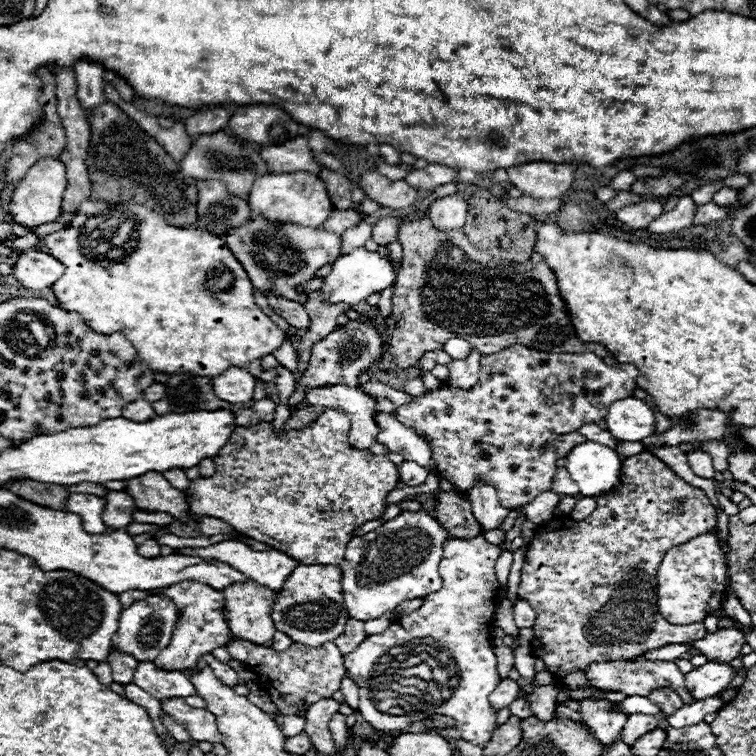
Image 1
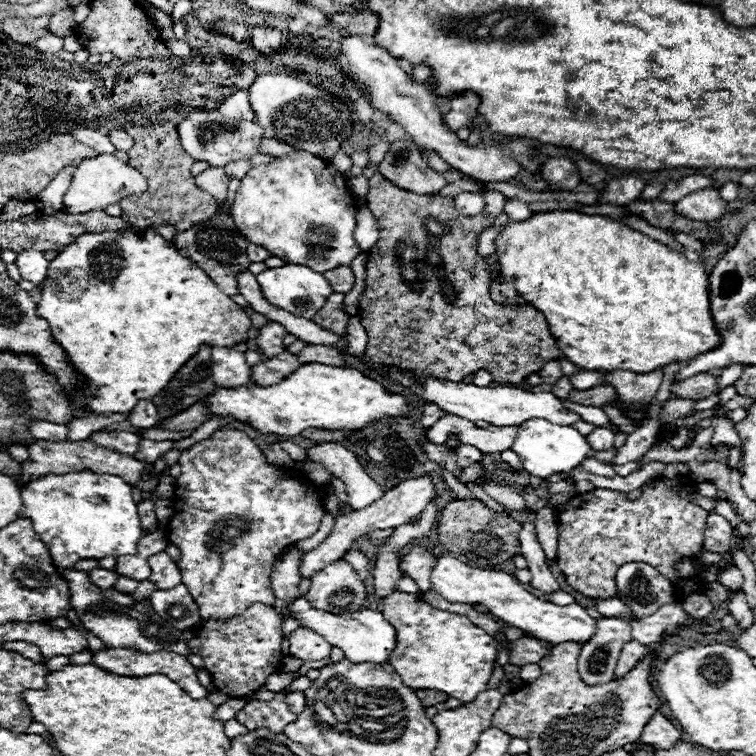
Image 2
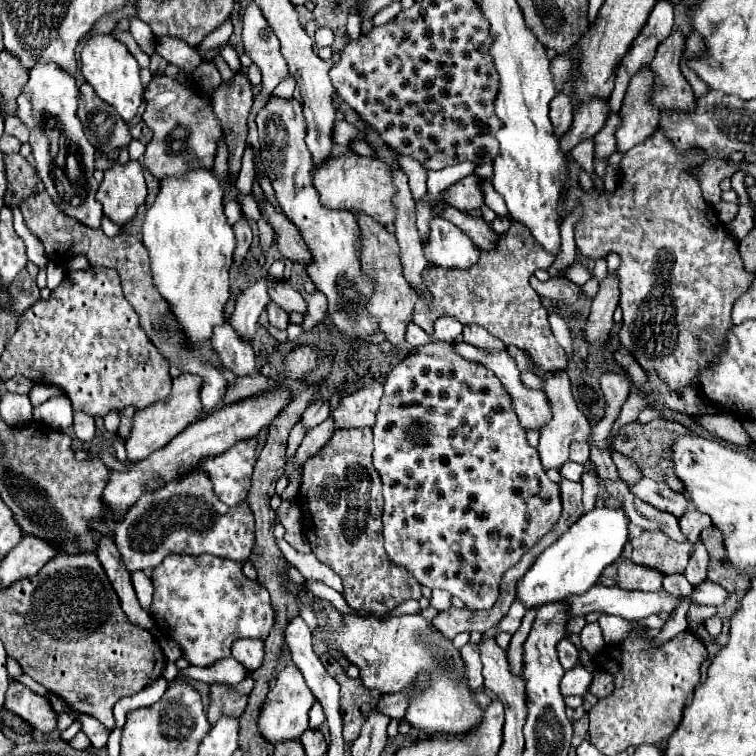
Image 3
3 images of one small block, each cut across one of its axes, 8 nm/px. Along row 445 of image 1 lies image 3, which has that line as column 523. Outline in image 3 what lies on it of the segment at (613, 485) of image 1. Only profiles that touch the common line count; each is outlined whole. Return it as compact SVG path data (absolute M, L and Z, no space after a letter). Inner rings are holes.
M602 506L580 516L580 520L574 522L568 532L564 532L552 546L548 546L538 556L534 566L520 580L516 596L526 604L526 608L530 608L548 602L560 602L570 594L586 592L586 588L598 582L602 570L616 562L618 556L622 554L622 548L628 538L628 524L630 518L626 516L622 506L618 508Z

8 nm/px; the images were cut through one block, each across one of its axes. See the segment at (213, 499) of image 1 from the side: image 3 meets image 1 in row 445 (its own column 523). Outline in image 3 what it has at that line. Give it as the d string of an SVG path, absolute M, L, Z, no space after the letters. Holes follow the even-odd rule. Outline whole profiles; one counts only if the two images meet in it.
M512 222L506 236L500 236L498 252L482 252L474 268L446 270L428 266L422 278L426 280L434 300L430 308L418 300L412 322L416 322L426 334L432 334L432 326L440 316L454 316L462 324L480 324L506 346L526 350L532 356L538 374L564 370L568 366L568 354L556 342L548 324L548 312L542 306L540 296L528 284L528 278L536 270L548 270L550 266L550 254L538 248L538 242L530 236L530 232L526 232L526 228L522 228L522 224Z

